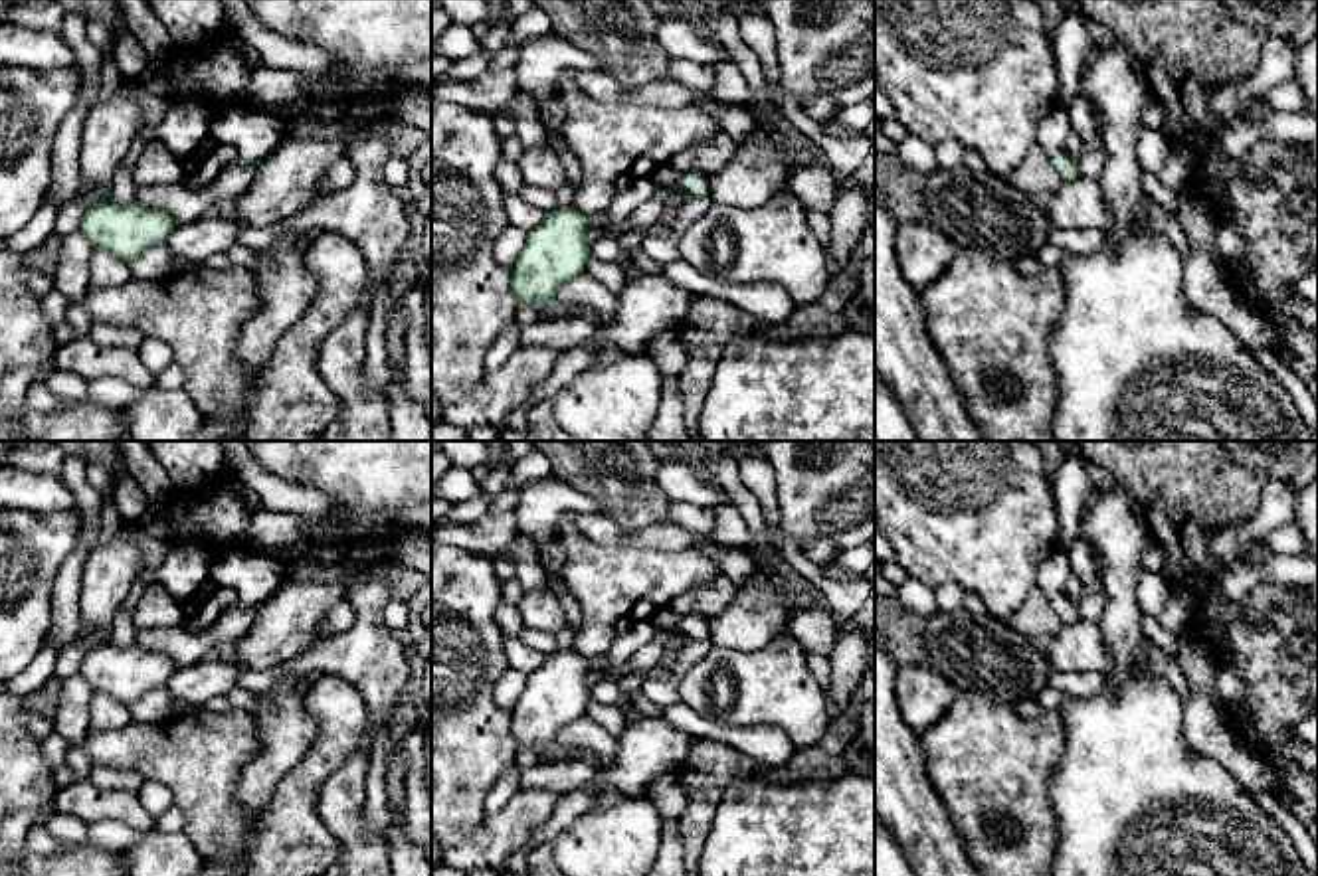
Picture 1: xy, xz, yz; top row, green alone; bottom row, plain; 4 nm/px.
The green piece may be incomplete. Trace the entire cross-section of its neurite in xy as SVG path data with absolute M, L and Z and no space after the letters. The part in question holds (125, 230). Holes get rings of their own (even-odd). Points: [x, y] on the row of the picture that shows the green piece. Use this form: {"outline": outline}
{"outline": "M101 194L89 196L79 231L95 249L131 263L148 247L166 243L176 225L176 219L164 210L142 206L139 200L119 204L111 194Z"}

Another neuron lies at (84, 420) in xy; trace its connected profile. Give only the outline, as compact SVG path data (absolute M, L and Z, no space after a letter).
M89 397L61 403L49 413L26 407L0 421L0 441L121 441L123 433L121 409Z

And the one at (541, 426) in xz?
M550 399L528 409L524 433L526 441L578 441L556 423Z

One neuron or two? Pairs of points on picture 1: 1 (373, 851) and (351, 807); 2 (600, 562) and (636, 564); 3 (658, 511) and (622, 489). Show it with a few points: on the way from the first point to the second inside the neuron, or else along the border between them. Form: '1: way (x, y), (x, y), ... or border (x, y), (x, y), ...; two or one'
1: way (363, 841), (351, 829), (351, 817); one
2: way (608, 564), (628, 564); one
3: way (650, 507), (640, 505), (630, 495); one

